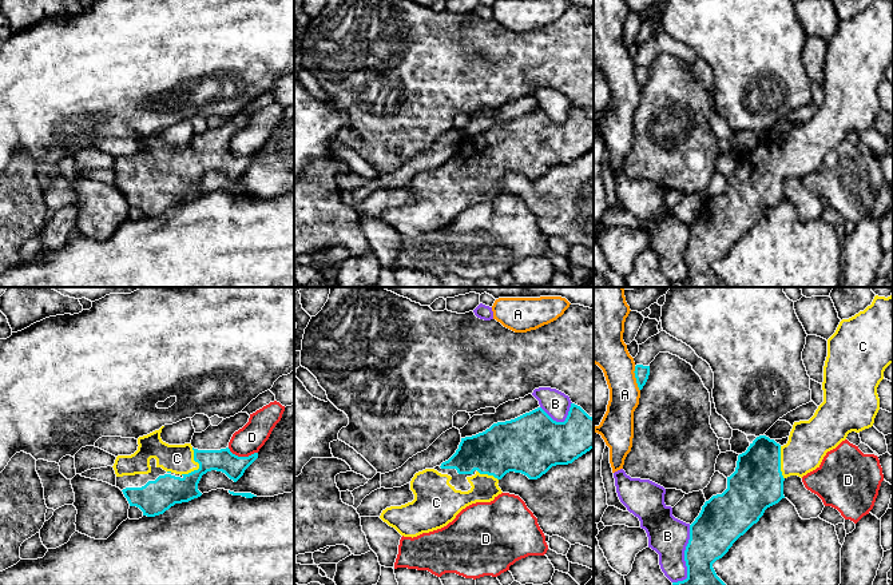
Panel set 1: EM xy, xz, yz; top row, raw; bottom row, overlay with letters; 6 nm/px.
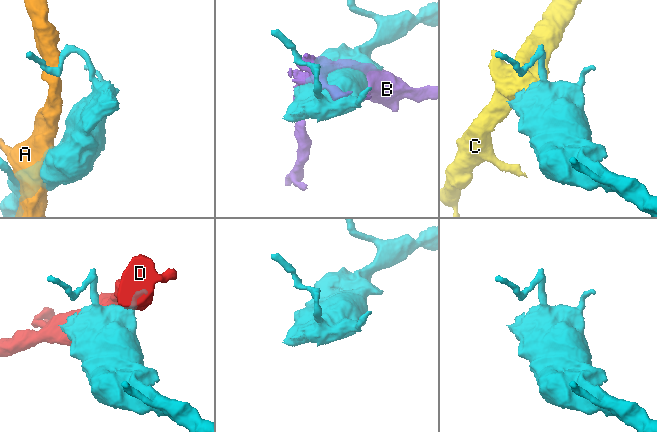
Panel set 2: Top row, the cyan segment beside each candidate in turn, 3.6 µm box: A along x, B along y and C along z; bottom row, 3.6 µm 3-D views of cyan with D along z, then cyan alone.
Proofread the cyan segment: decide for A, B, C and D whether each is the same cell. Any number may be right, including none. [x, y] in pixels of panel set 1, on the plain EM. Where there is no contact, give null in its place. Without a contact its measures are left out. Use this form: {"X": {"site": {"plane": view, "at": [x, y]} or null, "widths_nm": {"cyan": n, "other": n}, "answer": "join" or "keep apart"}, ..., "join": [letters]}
{"A": {"site": {"plane": "yz", "at": [635, 78]}, "widths_nm": {"cyan": 90, "other": 220}, "answer": "keep apart"}, "B": {"site": {"plane": "yz", "at": [685, 259]}, "widths_nm": {"cyan": 280, "other": 240}, "answer": "keep apart"}, "C": {"site": {"plane": "xy", "at": [199, 167]}, "widths_nm": {"cyan": 190, "other": 180}, "answer": "join"}, "D": {"site": {"plane": "xy", "at": [242, 158]}, "widths_nm": {"cyan": 140, "other": 170}, "answer": "keep apart"}, "join": ["C"]}

